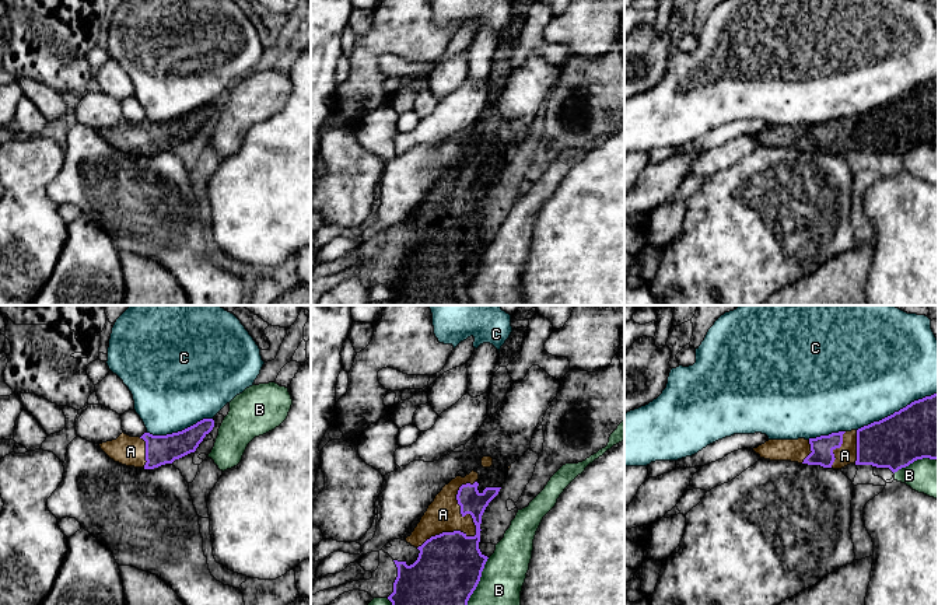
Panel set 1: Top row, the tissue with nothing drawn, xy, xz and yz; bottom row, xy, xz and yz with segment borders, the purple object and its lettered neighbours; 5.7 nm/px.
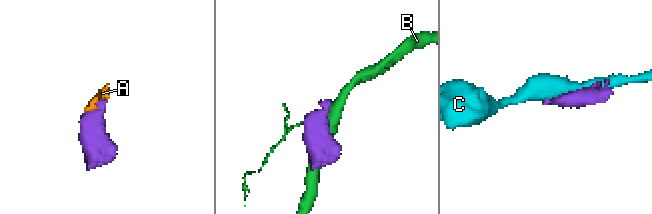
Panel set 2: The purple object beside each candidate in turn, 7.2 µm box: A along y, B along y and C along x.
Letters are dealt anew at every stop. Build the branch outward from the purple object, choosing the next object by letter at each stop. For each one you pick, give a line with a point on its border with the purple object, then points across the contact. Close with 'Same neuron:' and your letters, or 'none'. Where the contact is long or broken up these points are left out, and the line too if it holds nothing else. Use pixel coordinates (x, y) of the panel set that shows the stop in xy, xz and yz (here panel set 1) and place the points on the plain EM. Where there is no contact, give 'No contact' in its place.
A: Touches purple at xz (476, 214)
Same neuron: A

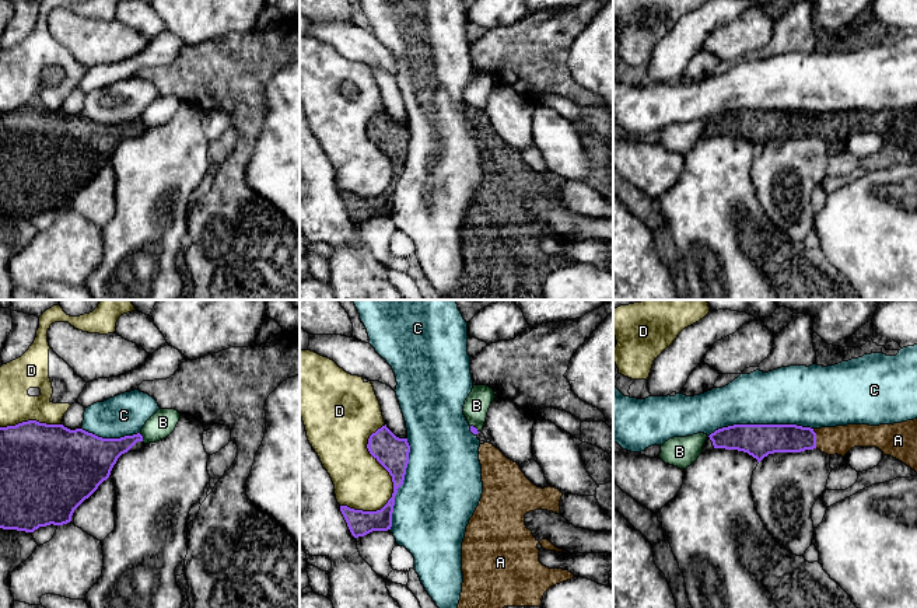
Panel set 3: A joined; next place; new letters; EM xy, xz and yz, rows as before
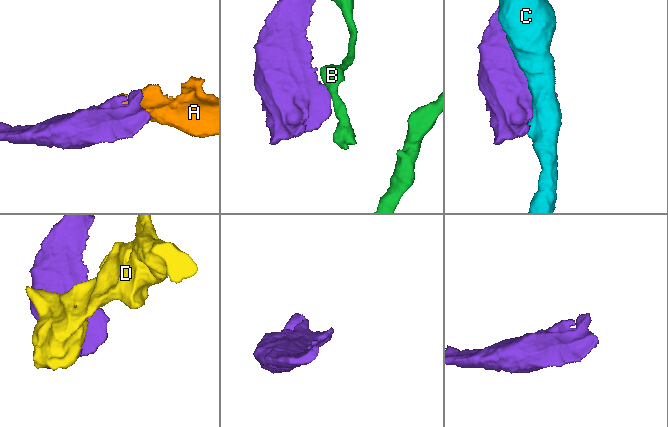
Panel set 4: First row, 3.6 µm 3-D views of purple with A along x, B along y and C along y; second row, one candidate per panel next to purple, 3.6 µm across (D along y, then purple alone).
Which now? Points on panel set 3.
A: Touches purple at yz (815, 125)
Same neuron: A

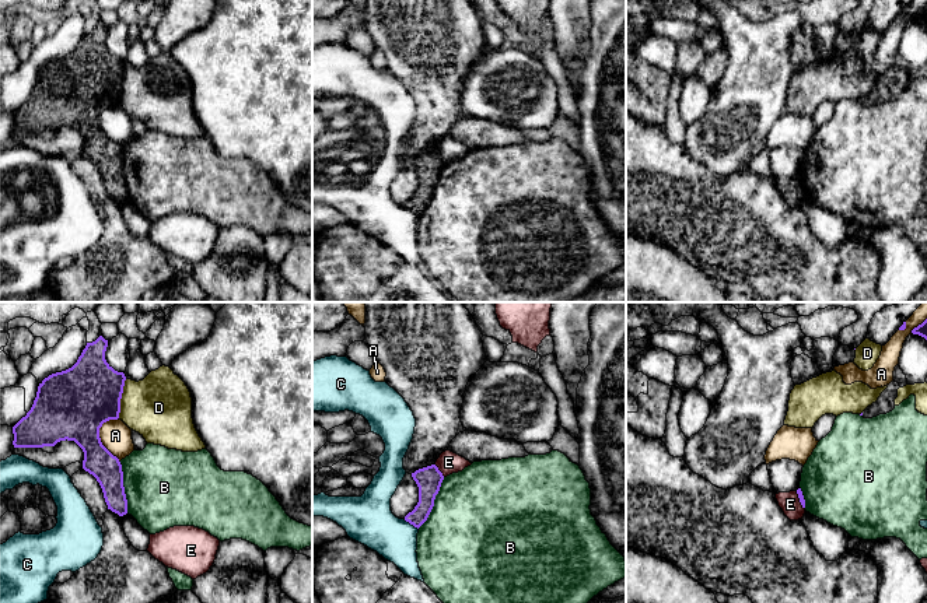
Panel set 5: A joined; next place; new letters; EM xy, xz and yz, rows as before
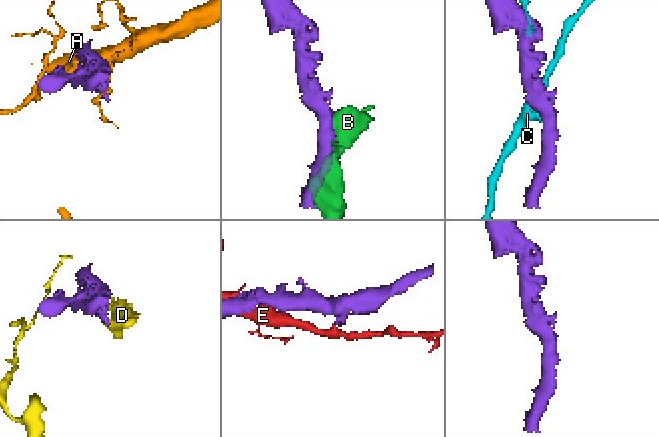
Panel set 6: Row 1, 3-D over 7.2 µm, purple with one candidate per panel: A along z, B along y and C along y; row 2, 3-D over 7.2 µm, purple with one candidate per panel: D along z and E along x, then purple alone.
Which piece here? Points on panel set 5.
Same neuron: none

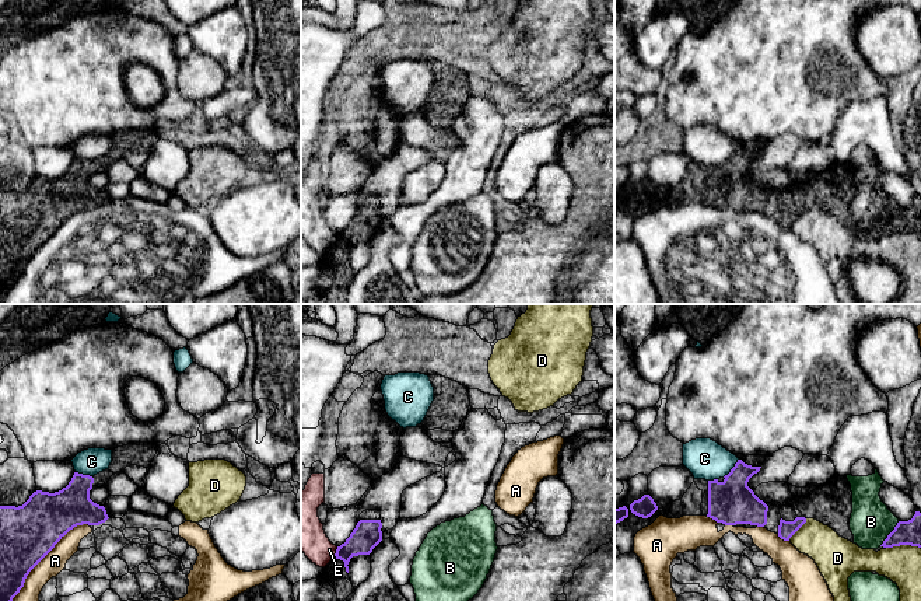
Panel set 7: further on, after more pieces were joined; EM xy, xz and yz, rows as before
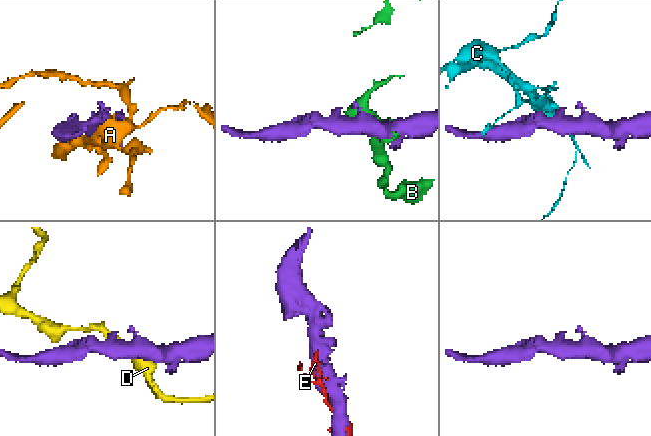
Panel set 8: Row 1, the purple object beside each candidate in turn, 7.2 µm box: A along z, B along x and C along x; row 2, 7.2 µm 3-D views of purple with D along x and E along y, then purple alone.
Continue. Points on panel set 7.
Same neuron: none

